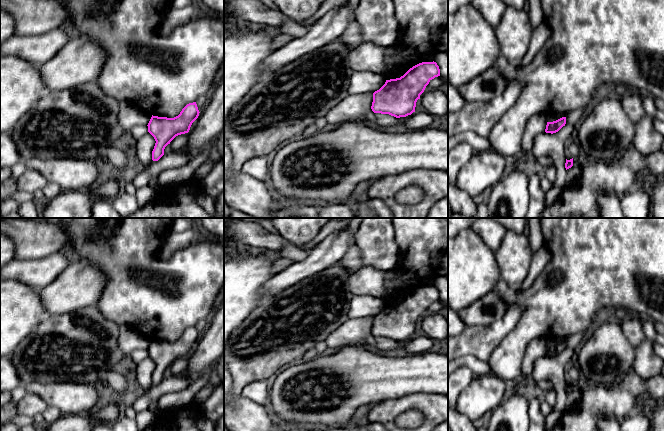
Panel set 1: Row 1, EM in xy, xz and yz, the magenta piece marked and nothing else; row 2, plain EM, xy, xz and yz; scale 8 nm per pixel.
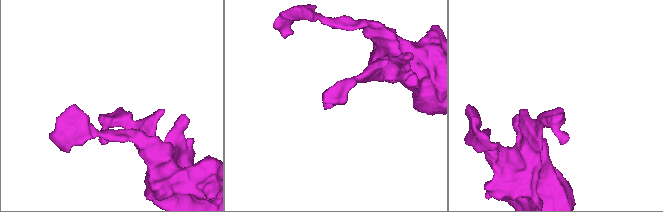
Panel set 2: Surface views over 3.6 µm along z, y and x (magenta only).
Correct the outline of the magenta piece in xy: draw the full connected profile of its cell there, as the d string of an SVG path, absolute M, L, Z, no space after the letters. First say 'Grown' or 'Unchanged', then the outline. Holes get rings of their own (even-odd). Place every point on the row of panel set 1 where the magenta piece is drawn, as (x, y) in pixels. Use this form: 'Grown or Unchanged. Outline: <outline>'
Unchanged. Outline: M196 102L187 104L180 114L174 118L151 117L148 132L156 143L152 151L152 160L158 161L164 155L165 147L178 135L188 133L192 123L198 118L199 110Z

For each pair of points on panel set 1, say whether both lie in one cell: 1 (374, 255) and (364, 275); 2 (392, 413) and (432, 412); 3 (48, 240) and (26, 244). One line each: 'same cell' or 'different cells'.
1: different cells
2: same cell
3: same cell

